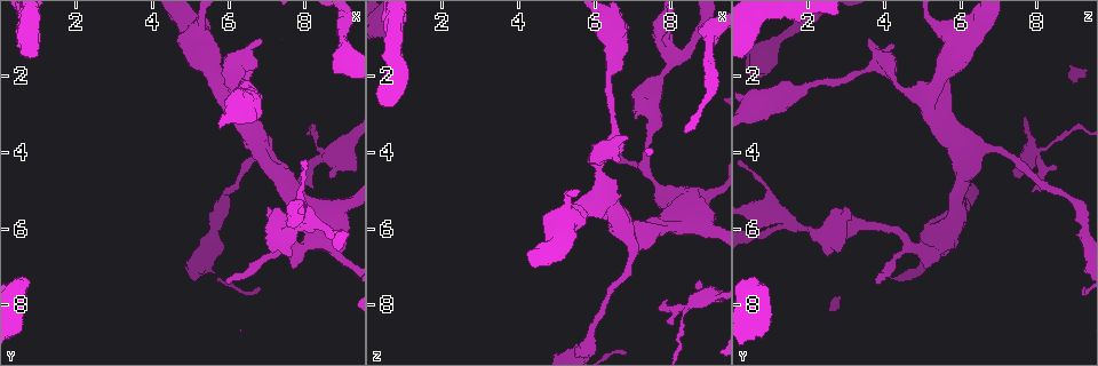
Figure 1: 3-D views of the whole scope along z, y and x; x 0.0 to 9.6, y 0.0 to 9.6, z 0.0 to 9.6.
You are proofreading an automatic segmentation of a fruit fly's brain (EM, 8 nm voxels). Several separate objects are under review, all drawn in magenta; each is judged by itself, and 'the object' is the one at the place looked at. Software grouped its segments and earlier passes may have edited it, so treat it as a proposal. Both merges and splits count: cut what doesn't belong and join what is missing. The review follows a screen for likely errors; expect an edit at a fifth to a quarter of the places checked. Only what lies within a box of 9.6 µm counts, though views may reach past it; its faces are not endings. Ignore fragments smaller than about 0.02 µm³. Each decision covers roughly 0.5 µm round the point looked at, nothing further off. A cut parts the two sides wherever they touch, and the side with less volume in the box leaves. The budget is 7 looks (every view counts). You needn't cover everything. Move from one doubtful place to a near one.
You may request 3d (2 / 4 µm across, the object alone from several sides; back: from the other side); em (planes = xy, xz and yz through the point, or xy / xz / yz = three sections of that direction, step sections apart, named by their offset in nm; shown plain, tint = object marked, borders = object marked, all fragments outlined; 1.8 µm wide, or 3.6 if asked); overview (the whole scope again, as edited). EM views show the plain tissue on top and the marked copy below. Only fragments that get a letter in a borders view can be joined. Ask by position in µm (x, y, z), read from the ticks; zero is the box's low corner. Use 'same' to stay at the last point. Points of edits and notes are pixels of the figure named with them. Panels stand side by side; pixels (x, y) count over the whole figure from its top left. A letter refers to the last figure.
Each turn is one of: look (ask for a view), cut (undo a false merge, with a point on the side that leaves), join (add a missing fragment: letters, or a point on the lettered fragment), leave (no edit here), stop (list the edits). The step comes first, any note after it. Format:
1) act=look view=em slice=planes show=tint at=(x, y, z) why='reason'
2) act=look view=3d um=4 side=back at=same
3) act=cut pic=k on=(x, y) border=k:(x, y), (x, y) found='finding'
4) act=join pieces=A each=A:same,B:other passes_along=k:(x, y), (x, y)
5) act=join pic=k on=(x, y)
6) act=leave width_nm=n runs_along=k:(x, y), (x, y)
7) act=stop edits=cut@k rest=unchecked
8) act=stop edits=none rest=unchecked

act=look view=3d um=2 side=back at=(7.55, 6.40, 4.65) why='arms part here'

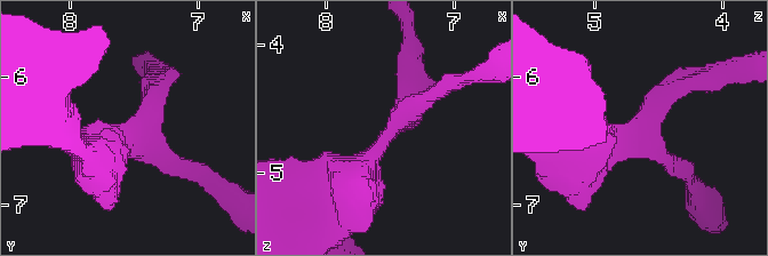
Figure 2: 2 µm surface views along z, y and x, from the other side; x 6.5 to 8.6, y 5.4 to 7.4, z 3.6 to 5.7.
act=look view=em slice=planes show=borders at=(7.50, 6.44, 4.68) arms=3

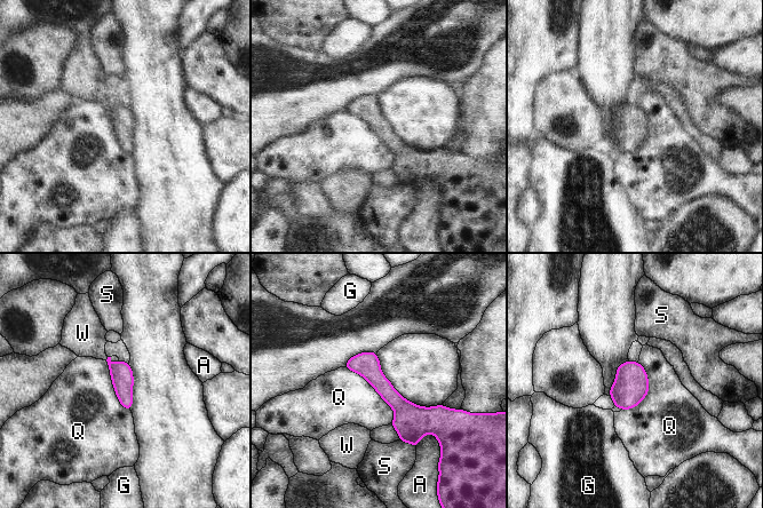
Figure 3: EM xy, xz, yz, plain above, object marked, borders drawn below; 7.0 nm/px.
act=leave each=A:other,G:other,Q:other,S:other,W:other border=3:(344, 367), (394, 411), (391, 422) found='all the same neuron'

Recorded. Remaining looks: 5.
act=look view=em slice=planes show=borders at=(6.90, 4.00, 6.90) why='sudden change in width'

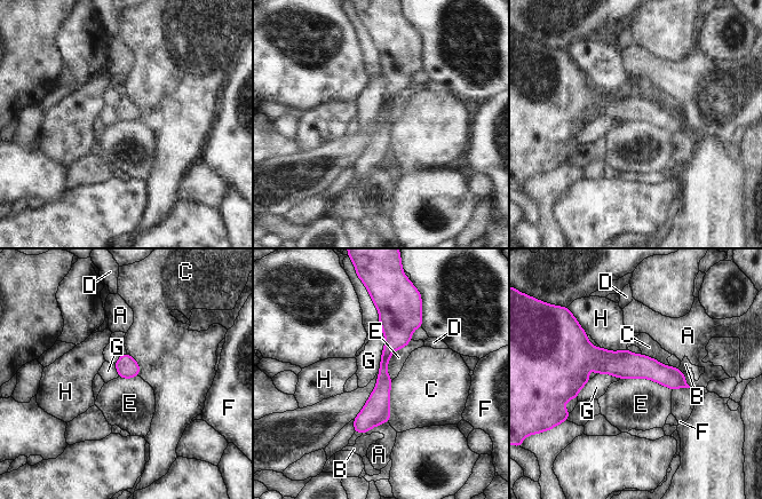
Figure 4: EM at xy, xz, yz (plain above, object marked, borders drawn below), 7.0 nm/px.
act=leave each=A:other,B:other,C:other,D:other,E:other,F:other,G:other,H:other runs_along=4:(387, 308), (382, 393), (357, 429) found='continuous, no second neuron'

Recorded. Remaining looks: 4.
act=look view=em um=3.6 slice=planes show=tint at=(5.45, 1.40, 5.80) why='sudden change in width'

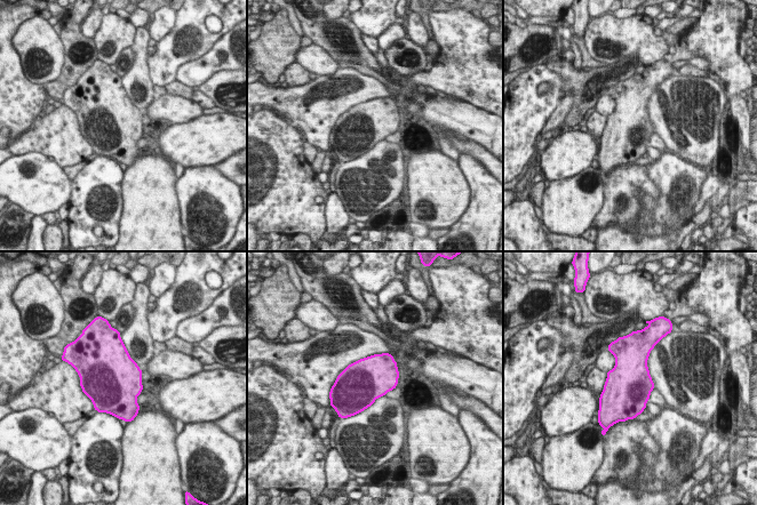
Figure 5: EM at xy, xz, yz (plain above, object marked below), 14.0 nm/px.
act=look view=em um=3.6 slice=planes show=borders at=same

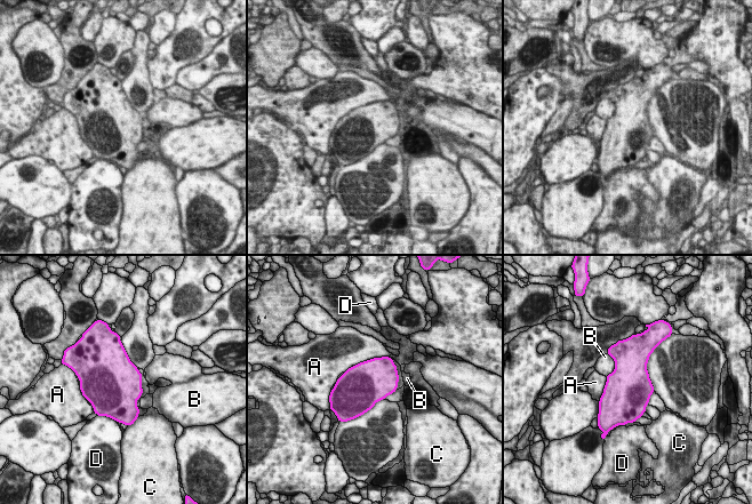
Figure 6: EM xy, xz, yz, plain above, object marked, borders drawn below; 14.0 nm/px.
act=leave each=A:other,B:other,C:other,D:other border=6:(608, 353), (615, 368), (606, 376) found='all the same neuron'

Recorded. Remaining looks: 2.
act=stop edits=none rest=unchecked

